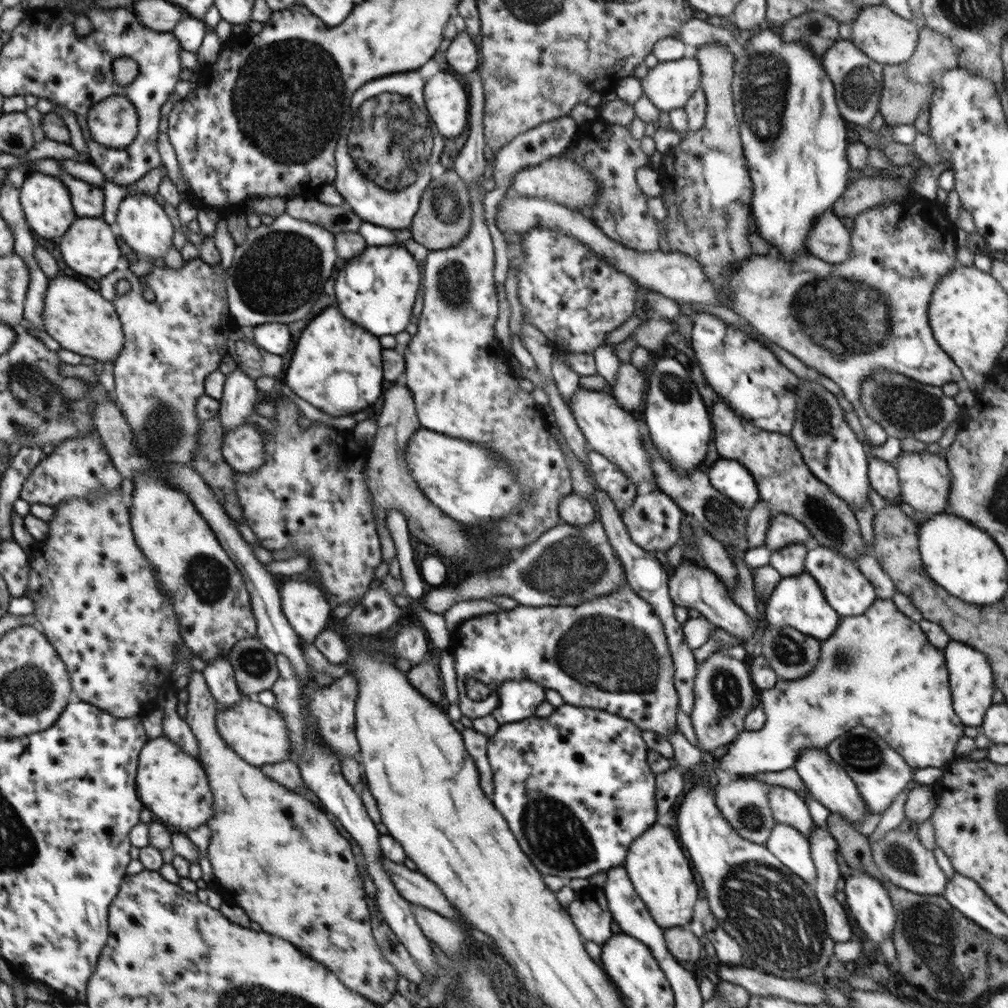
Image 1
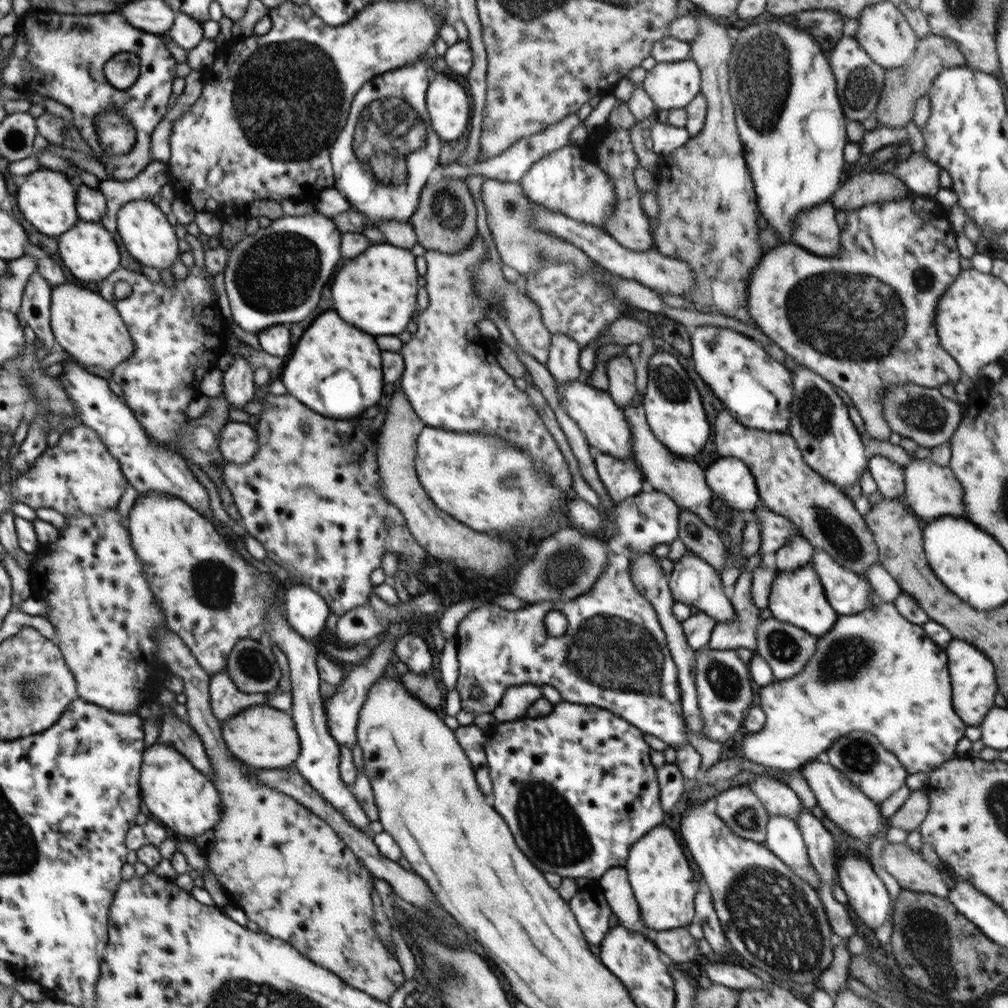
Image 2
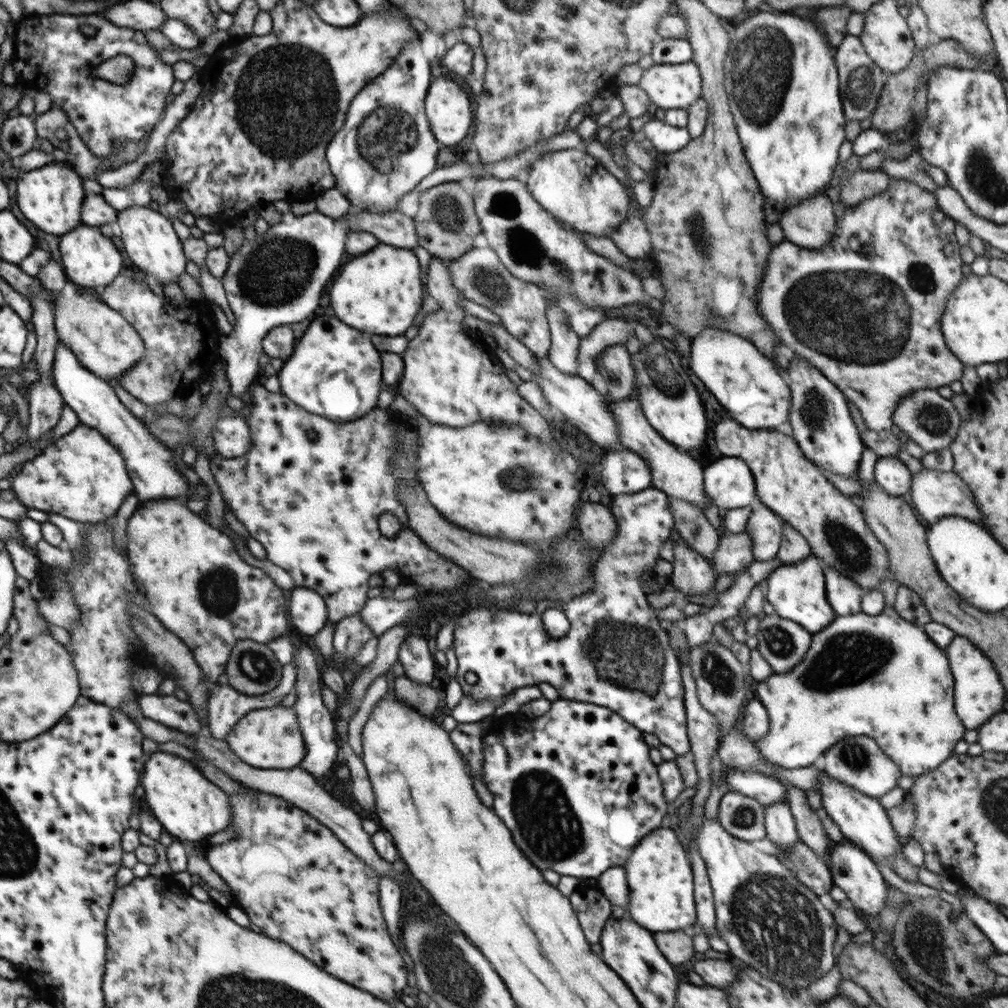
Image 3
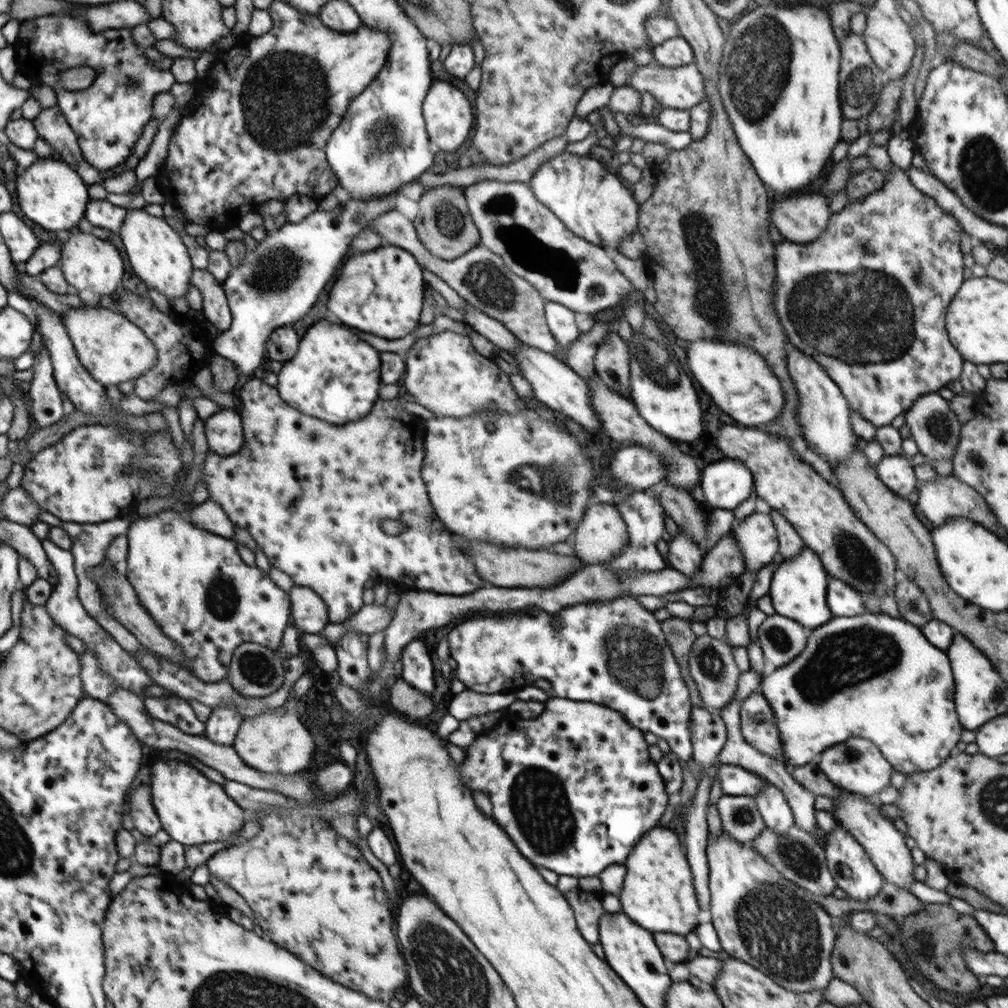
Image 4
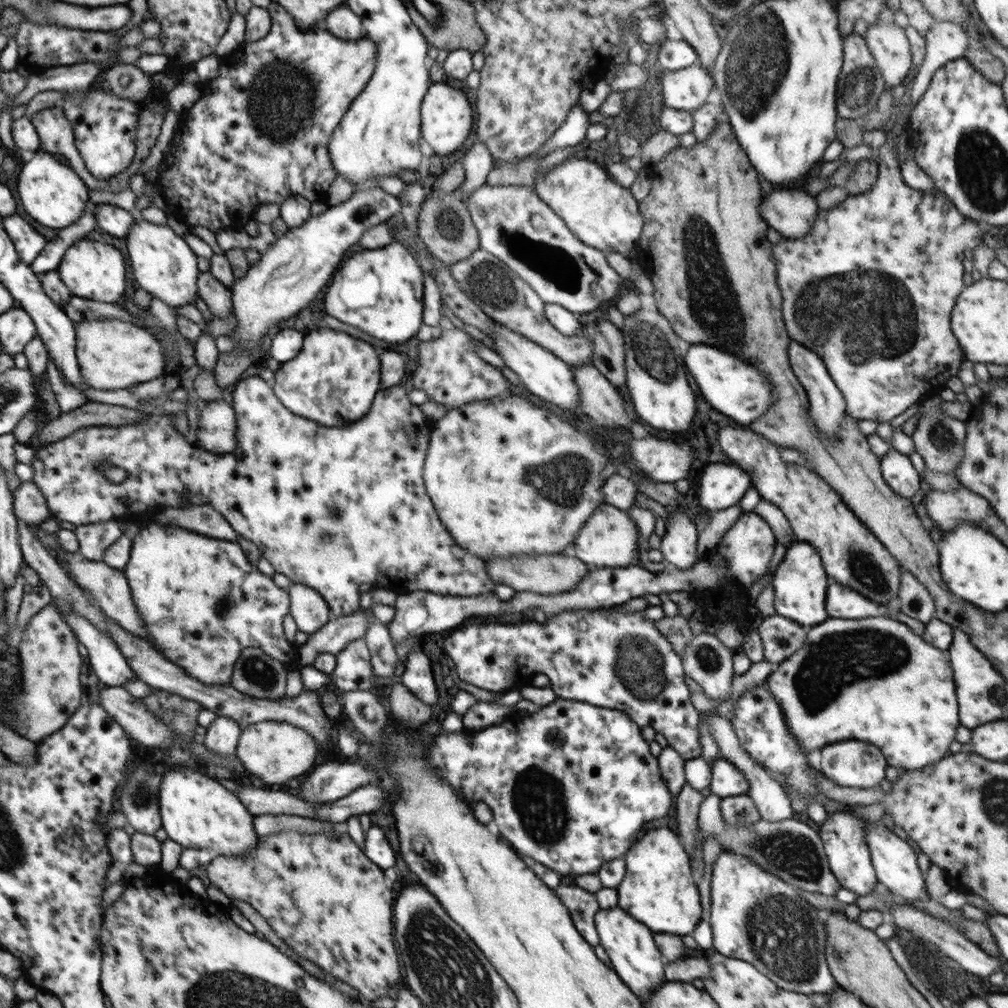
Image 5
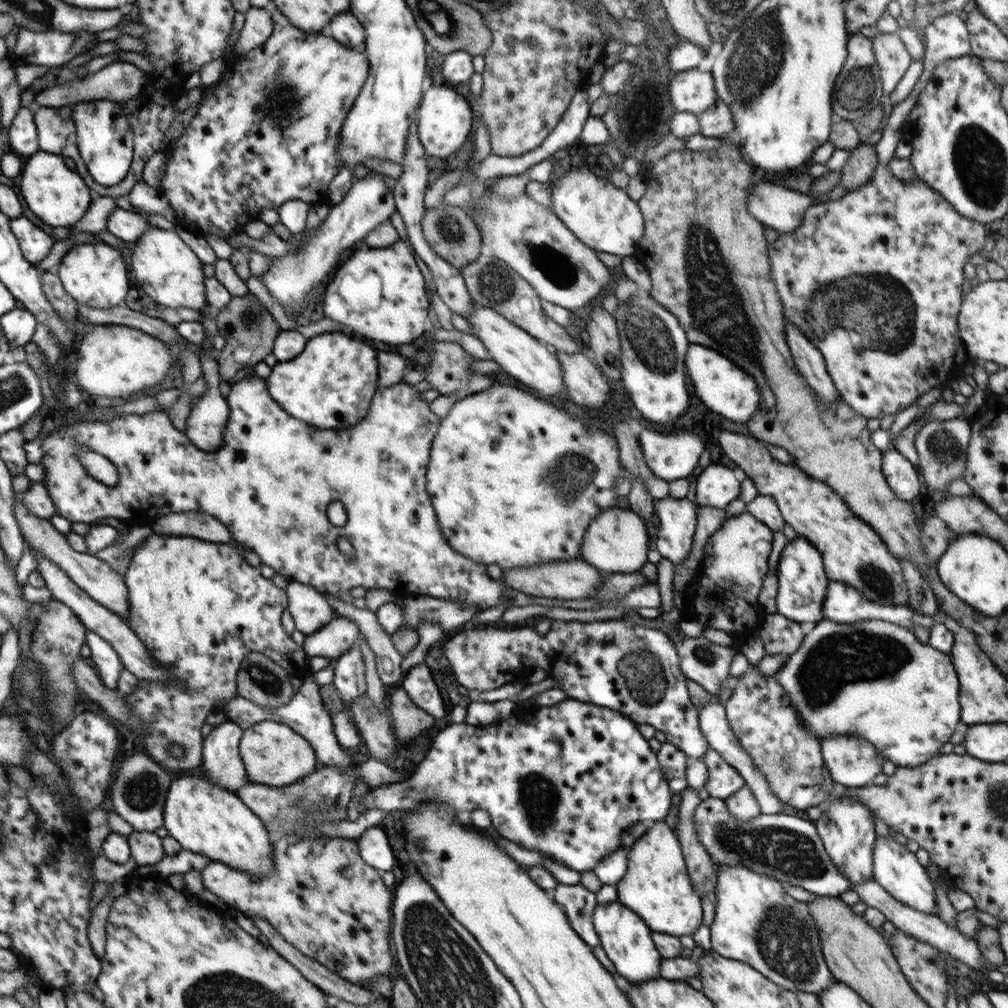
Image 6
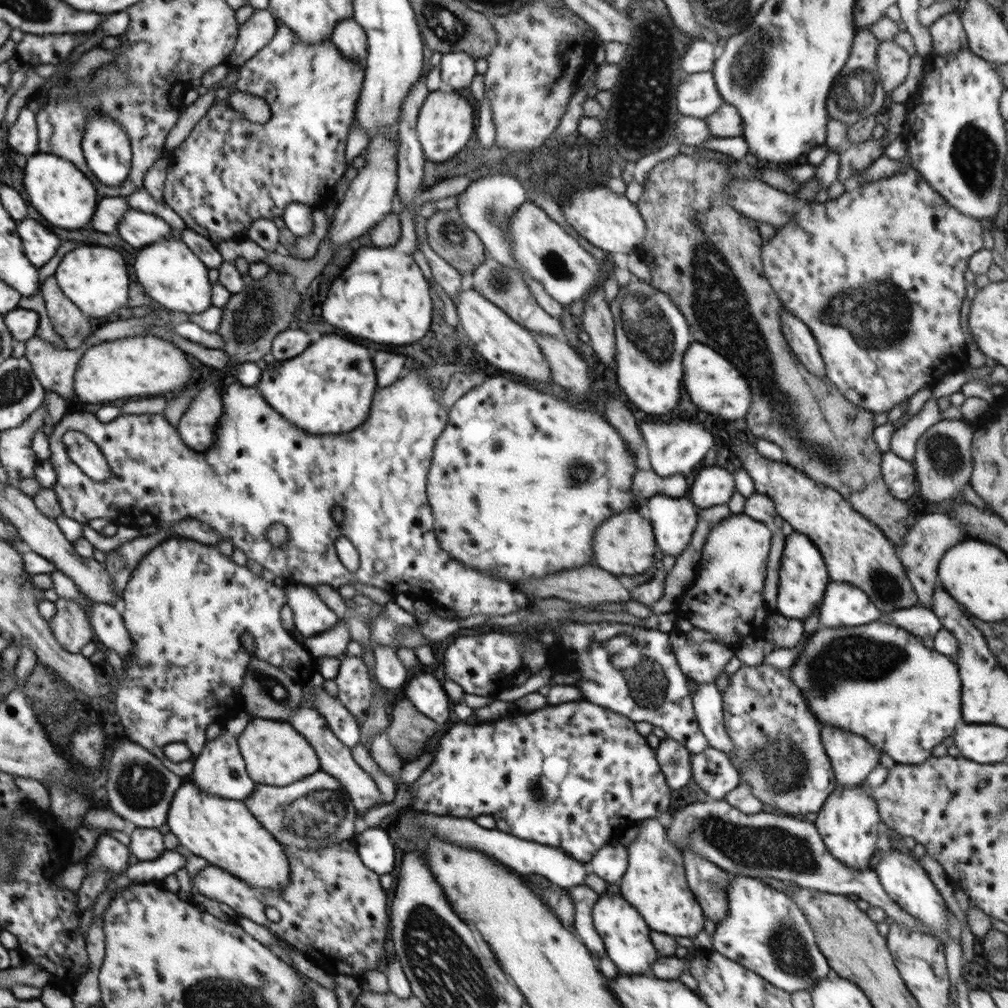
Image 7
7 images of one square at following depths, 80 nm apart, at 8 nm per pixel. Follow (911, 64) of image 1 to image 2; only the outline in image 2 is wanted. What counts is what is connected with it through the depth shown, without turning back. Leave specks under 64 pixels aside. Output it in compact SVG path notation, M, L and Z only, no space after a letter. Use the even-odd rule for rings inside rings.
M932 32L924 39L919 39L914 57L904 67L885 69L885 86L874 110L873 122L877 126L905 128L914 118L914 105L918 97L927 94L934 78L941 70L964 66L966 60L960 45L948 37L941 37Z

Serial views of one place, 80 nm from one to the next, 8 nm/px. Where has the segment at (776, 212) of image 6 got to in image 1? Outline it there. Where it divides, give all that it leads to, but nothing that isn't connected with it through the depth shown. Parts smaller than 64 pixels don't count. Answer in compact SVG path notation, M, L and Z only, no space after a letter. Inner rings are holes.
M832 208L825 210L813 222L805 244L810 255L829 264L842 264L852 254L850 233Z

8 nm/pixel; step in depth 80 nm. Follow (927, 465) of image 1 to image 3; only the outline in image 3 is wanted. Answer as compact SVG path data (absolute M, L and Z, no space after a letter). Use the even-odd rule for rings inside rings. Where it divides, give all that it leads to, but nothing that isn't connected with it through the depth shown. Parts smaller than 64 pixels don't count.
M923 466L920 473L912 477L912 504L920 518L932 525L942 517L962 517L983 526L983 512L976 504L970 487L954 471L942 472Z

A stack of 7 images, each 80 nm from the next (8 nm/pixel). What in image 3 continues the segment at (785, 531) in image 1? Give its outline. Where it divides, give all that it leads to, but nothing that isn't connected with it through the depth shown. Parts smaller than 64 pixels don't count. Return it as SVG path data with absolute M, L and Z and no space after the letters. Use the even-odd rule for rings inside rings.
M765 506L753 510L746 523L745 532L753 542L754 560L772 560L777 556L784 536L784 520Z

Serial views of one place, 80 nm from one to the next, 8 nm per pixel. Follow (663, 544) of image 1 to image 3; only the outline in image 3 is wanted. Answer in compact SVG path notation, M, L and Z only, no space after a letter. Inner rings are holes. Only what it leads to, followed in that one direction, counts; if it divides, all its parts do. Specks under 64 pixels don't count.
M650 486L634 494L612 497L610 507L617 522L617 537L596 562L595 589L560 602L558 606L570 621L568 634L552 637L546 632L543 614L547 608L554 607L547 599L540 601L532 613L497 608L472 609L454 623L452 646L458 660L455 679L464 695L491 701L512 694L514 689L548 682L556 688L560 699L605 706L638 731L655 735L660 743L674 750L677 756L686 755L691 745L687 736L681 664L670 647L665 624L656 617L658 610L650 606L640 583L643 572L660 560L663 543L670 539L675 529L669 497L663 490Z

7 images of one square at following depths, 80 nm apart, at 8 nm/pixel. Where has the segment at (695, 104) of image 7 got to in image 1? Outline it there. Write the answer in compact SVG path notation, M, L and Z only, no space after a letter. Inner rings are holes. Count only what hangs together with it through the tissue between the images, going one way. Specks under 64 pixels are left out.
M682 58L675 61L659 62L649 69L646 77L641 80L643 94L656 108L671 111L686 106L688 99L701 87L701 68L696 58Z

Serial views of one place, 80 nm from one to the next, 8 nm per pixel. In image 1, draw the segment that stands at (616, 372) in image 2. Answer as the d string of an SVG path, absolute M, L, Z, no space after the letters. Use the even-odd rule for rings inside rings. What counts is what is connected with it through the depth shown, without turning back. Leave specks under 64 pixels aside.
M631 362L622 363L616 375L616 384L610 391L613 398L627 411L642 411L647 393L646 375Z

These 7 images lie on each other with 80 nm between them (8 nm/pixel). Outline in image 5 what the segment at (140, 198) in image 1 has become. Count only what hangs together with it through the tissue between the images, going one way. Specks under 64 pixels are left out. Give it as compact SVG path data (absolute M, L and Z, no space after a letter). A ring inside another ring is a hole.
M135 213L133 228L130 229L129 236L124 239L128 244L128 254L130 254L130 264L134 270L136 282L152 295L160 298L171 308L178 308L185 304L195 304L198 294L198 258L188 247L186 241L178 234L172 232L172 228L167 225L156 225L138 220L138 213Z

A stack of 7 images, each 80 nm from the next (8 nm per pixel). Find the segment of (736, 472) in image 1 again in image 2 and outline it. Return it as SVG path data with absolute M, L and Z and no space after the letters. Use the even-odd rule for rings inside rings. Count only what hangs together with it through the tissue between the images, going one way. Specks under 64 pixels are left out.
M724 457L705 470L705 481L716 496L736 511L754 511L760 501L751 470L739 458Z

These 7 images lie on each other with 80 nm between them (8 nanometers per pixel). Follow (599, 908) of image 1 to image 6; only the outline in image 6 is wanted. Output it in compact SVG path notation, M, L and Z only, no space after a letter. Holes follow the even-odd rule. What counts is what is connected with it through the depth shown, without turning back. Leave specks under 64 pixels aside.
M557 884L555 901L562 906L570 926L582 940L591 946L600 946L601 942L593 925L593 912L596 908L597 896L583 885Z

